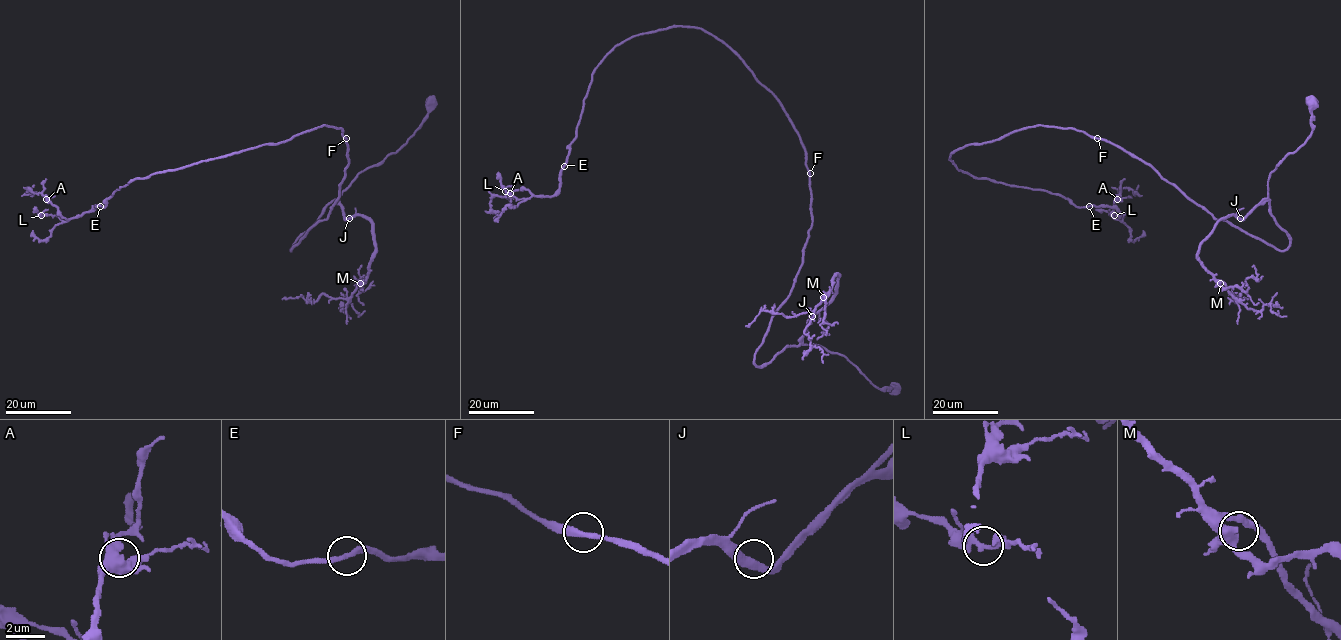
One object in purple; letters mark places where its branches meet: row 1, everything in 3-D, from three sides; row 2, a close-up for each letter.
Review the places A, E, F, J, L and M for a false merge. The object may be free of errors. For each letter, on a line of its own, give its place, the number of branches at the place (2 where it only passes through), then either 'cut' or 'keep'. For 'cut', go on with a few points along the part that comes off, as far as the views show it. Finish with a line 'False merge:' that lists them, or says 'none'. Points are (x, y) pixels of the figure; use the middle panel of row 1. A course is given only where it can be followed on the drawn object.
A: place (510, 193); branches 3; keep
E: place (564, 166); branches 2; keep
F: place (810, 173); branches 2; keep
J: place (812, 316); branches 2; keep
L: place (505, 191); branches 2; keep
M: place (823, 297); branches 2; keep
False merge: none

